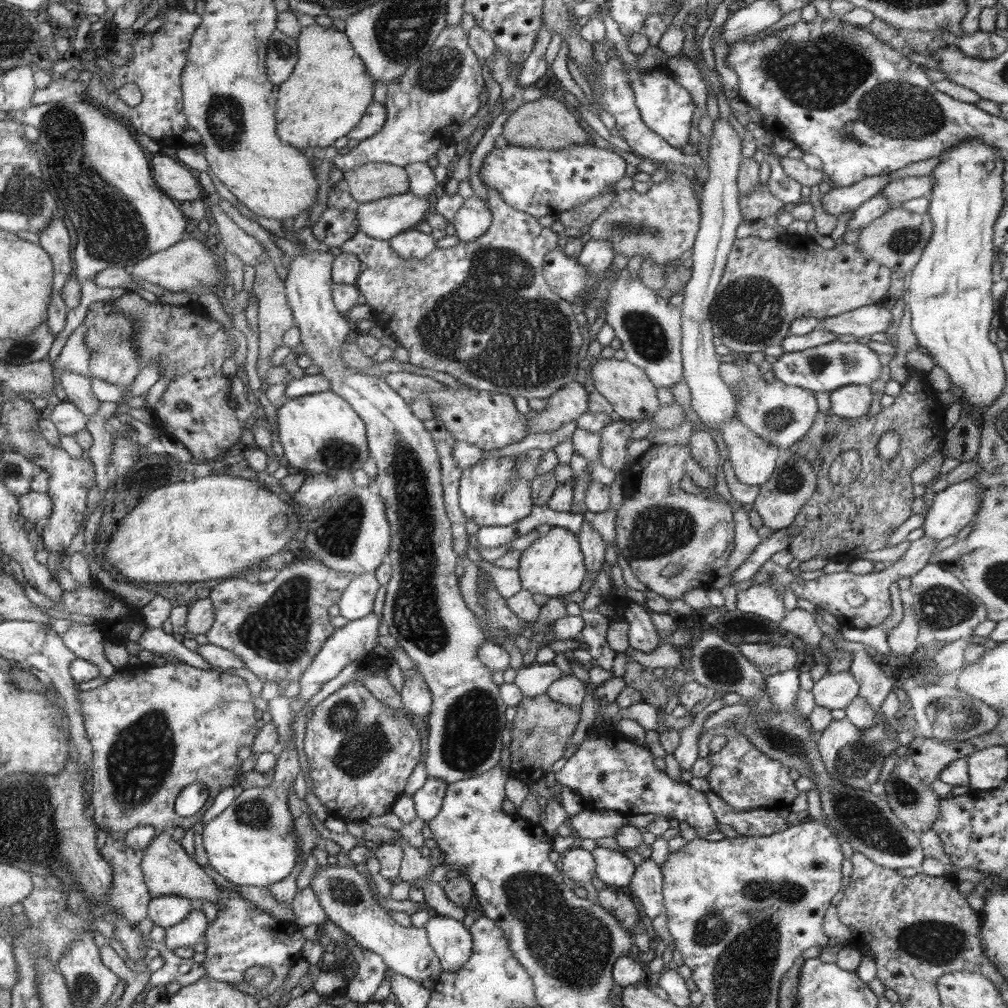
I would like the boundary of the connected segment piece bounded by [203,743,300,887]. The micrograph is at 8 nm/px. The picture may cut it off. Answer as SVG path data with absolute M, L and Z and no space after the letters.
M295 743L284 747L280 753L278 747L274 750L277 763L272 774L271 785L244 789L229 807L203 828L204 848L210 865L214 871L233 885L269 887L271 884L280 882L282 878L286 878L294 870L296 856L298 856L296 836L300 836L294 827L294 816L290 814L290 808L288 808L288 792L300 771L298 754L292 754L294 745Z

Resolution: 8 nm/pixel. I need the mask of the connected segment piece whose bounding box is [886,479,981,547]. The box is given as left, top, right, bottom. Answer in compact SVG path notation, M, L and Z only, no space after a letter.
M976 479L963 480L962 482L948 485L944 490L936 493L934 502L932 502L932 506L930 506L926 515L915 514L910 516L904 524L898 526L896 532L892 533L886 546L896 546L905 540L912 530L919 527L924 527L926 537L933 538L938 542L947 536L958 534L962 528L974 521L974 517L976 517L976 513L980 509L979 494L981 494L981 488Z

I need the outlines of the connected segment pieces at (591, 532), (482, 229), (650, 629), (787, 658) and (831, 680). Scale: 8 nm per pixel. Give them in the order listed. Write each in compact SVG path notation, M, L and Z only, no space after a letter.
M586 521L579 528L577 539L584 556L587 574L590 576L591 583L593 584L597 574L602 571L602 564L605 561L605 548L607 547L606 541Z
M474 194L465 199L464 204L452 220L456 230L455 235L462 242L474 242L486 234L492 219L493 214L487 203Z
M626 598L626 602L627 599L629 601L626 603L623 619L629 624L629 646L638 652L650 654L661 644L659 631L652 622L651 614L644 609L644 606L630 598Z
M743 642L737 648L742 656L755 664L766 677L778 671L792 669L798 658L796 651L786 646Z
M848 669L844 672L826 672L813 684L811 692L816 705L830 710L845 709L859 694L859 682Z

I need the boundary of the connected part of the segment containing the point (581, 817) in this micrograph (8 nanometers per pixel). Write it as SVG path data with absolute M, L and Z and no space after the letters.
M584 808L576 815L569 817L576 836L590 838L610 838L617 830L629 824L627 816L615 810L590 810Z

